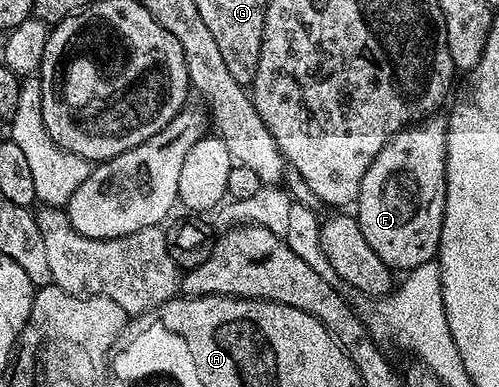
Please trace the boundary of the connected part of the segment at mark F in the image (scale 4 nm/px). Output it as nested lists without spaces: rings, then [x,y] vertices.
[[[432,114],[427,119],[419,121],[418,124],[412,124],[410,128],[402,128],[383,147],[381,154],[377,154],[377,158],[373,158],[369,170],[365,170],[365,178],[361,178],[361,190],[357,201],[357,209],[359,208],[357,219],[361,226],[361,234],[365,234],[365,242],[369,242],[369,246],[373,246],[373,250],[377,253],[377,258],[381,258],[381,262],[385,262],[392,270],[416,268],[425,262],[436,259],[439,254],[439,239],[441,238],[441,226],[443,225],[443,215],[445,214],[444,192],[447,191],[447,116],[439,115]]]

